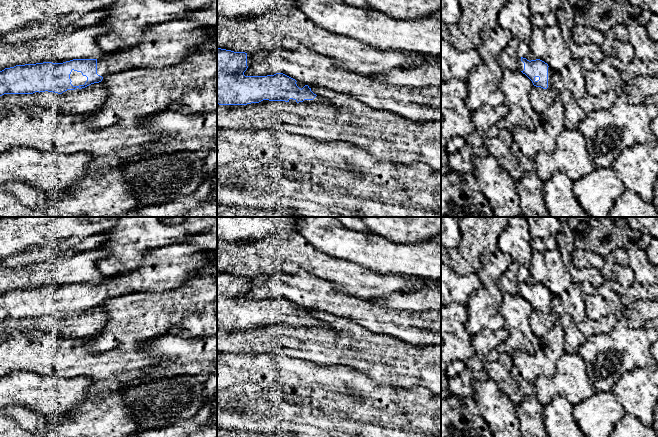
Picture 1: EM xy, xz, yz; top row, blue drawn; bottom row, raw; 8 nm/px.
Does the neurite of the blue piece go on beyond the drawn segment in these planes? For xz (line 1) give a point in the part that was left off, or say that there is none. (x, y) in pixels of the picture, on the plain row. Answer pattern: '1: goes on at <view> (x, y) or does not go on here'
1: goes on at xz (317, 323)

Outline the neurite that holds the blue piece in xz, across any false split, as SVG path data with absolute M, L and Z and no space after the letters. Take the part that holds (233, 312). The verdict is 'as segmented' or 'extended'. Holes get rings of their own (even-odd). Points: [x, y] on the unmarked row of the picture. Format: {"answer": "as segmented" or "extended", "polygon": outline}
{"answer": "extended", "polygon": "M217 272L217 328L247 329L259 327L263 324L290 327L322 327L327 330L331 328L328 324L314 318L308 309L304 310L283 297L267 300L245 300L244 296L250 291L251 286L252 278L250 277Z"}

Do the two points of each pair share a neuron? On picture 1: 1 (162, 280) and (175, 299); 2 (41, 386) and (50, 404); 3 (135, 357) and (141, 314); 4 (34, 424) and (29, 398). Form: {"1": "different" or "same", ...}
{"1": "different", "2": "same", "3": "different", "4": "different"}

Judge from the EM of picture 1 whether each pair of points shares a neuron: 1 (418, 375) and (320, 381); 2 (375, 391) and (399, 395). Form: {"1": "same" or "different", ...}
{"1": "different", "2": "same"}

